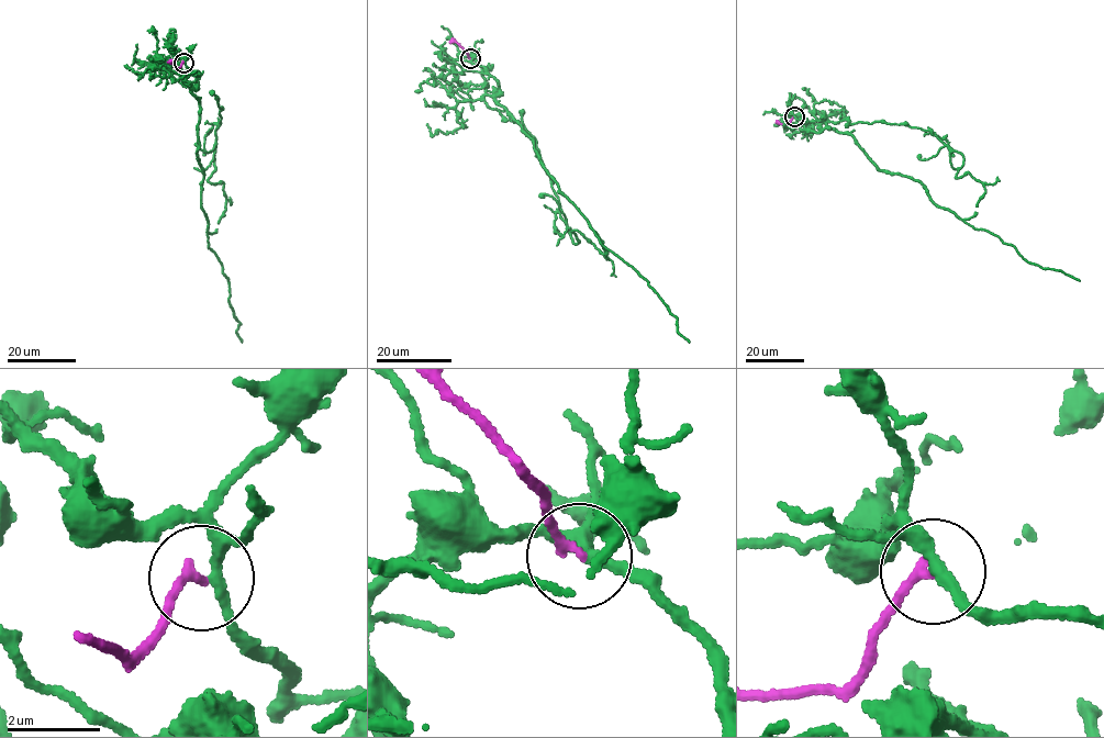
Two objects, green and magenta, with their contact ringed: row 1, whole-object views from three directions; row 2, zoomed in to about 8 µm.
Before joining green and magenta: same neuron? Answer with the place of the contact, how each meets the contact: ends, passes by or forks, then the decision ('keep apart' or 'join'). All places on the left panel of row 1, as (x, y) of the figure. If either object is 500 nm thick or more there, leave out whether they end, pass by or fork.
at (184, 63); green forks there; magenta ends there; keep apart

